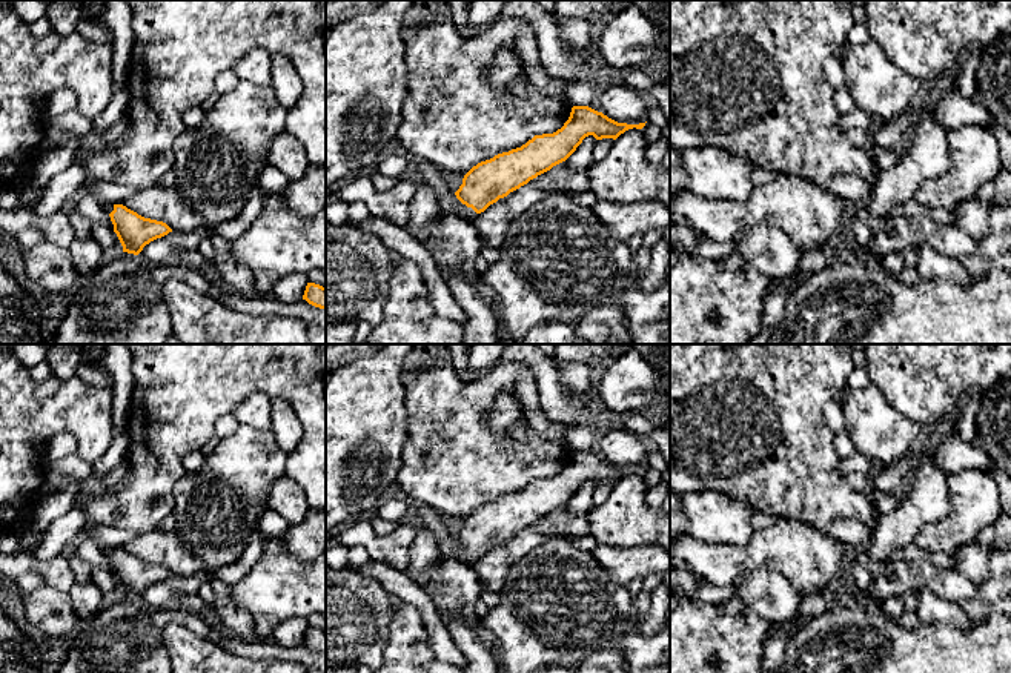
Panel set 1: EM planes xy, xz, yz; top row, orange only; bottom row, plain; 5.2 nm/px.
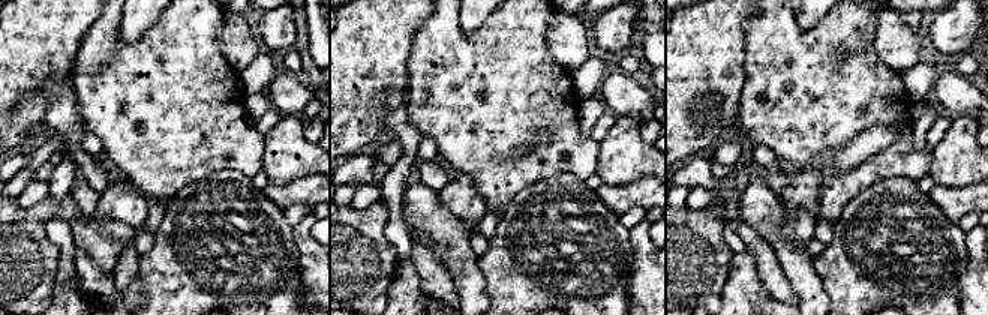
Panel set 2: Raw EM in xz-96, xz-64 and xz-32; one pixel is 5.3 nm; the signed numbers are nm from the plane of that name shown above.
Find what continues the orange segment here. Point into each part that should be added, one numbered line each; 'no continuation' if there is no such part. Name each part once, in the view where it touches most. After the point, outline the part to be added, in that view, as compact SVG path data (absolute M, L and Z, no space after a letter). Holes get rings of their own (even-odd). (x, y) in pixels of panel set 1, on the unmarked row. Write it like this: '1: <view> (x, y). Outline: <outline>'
1: xz (467, 558). Outline: M462 549L462 556L459 558L459 561L472 567L473 564L476 564L478 558L472 552Z

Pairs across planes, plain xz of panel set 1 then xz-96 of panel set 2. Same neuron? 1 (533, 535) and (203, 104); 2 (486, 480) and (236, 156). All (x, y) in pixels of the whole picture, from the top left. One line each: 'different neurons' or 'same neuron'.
1: same neuron
2: same neuron

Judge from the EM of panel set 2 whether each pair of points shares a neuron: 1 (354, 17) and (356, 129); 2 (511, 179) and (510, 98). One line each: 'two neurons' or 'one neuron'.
1: one neuron
2: one neuron

